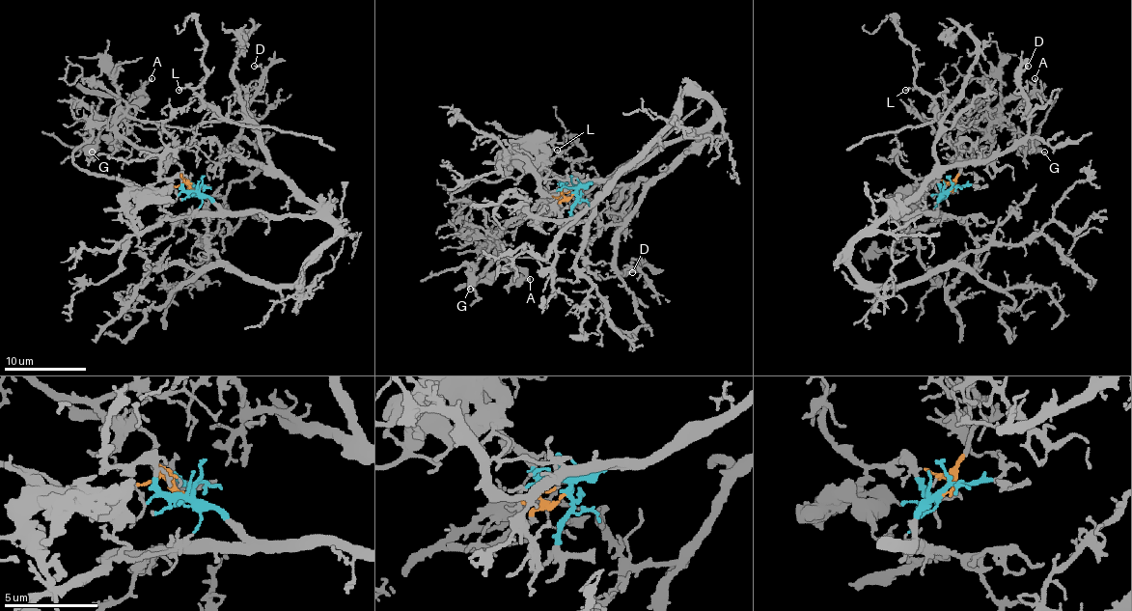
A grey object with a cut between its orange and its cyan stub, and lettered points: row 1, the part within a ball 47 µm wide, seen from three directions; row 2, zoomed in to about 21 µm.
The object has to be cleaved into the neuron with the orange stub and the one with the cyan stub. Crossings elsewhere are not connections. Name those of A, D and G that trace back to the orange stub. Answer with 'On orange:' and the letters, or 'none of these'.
On orange: A, G

